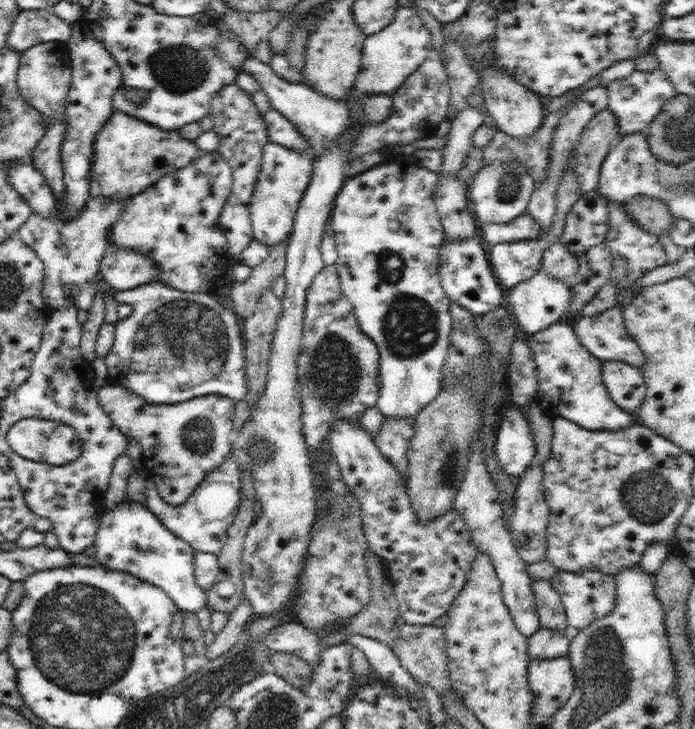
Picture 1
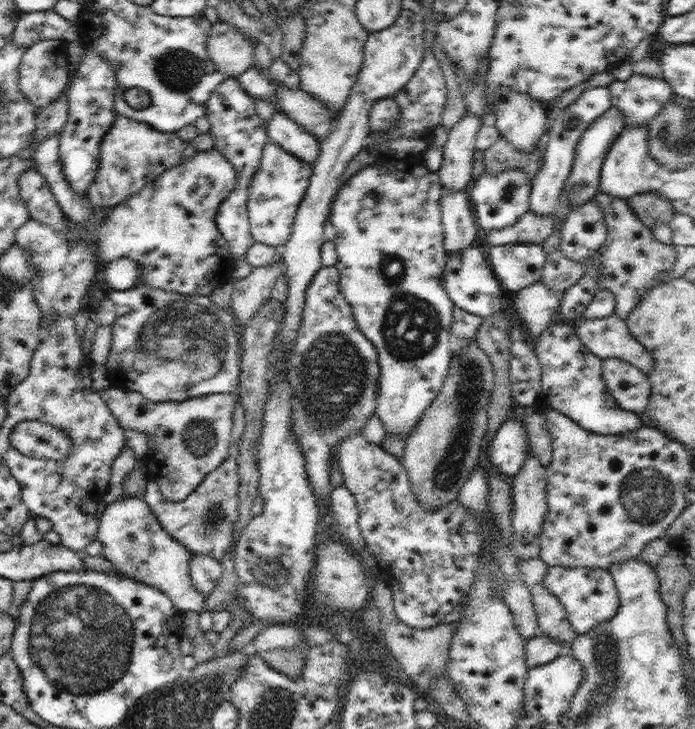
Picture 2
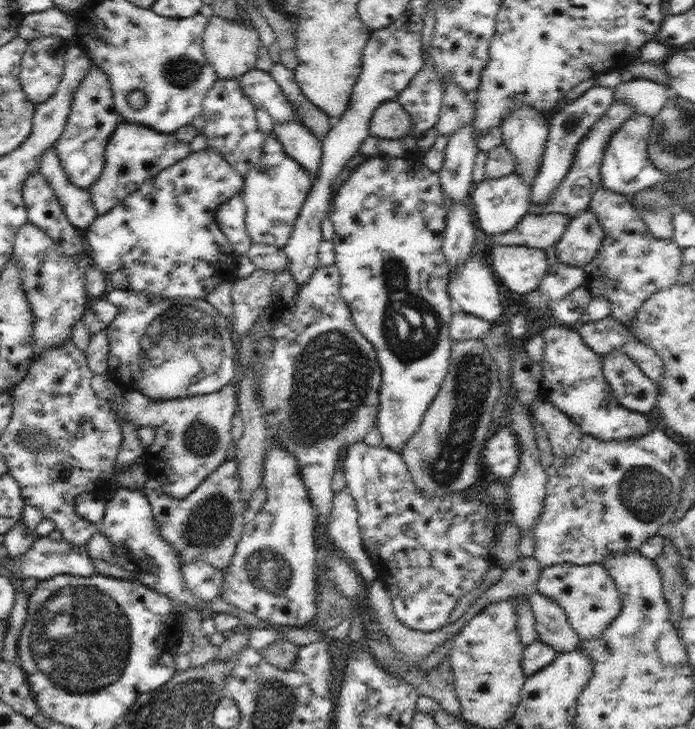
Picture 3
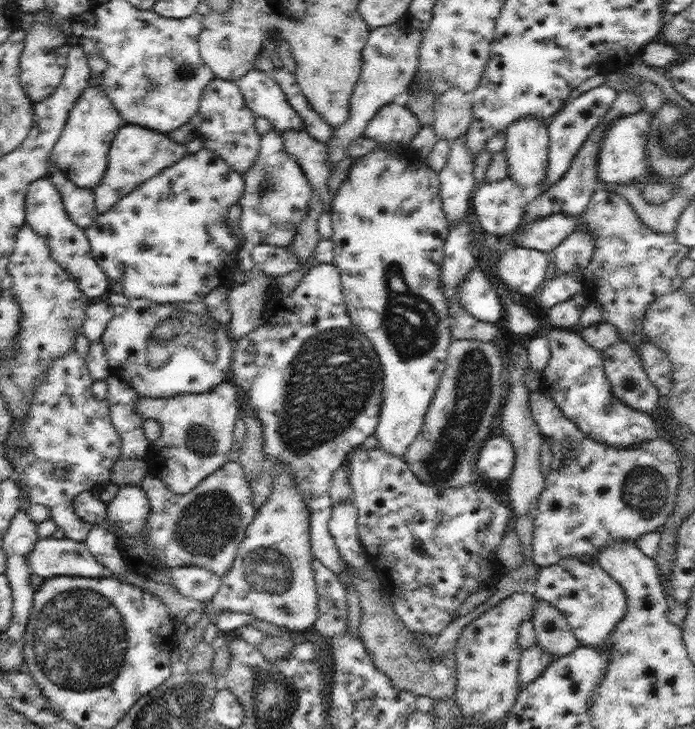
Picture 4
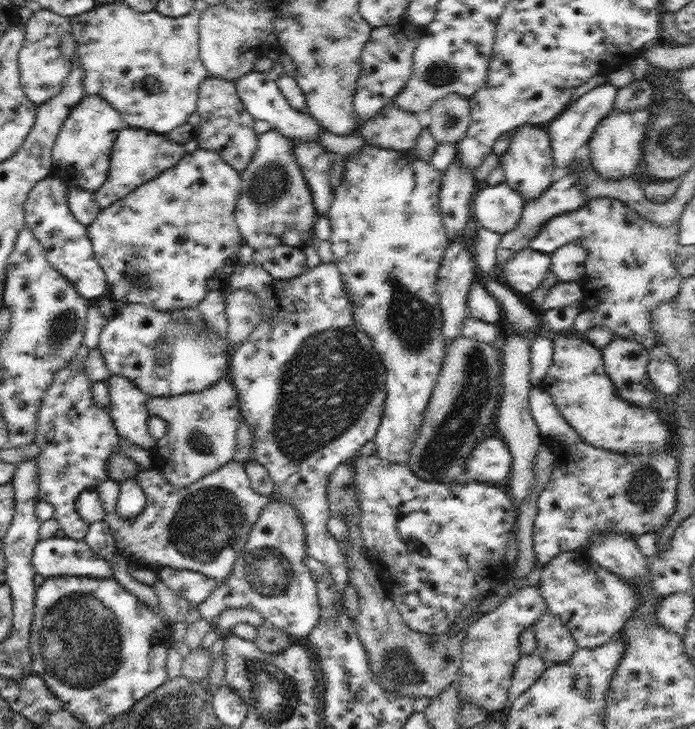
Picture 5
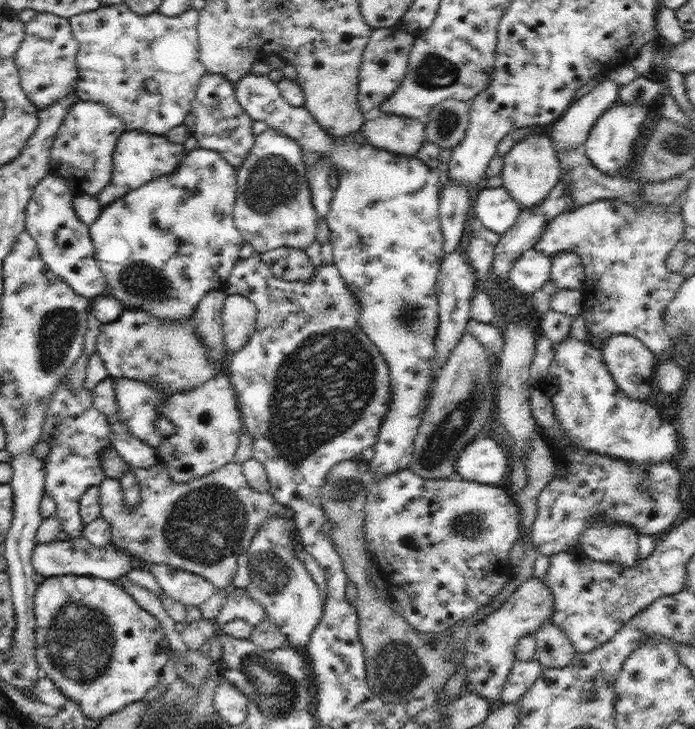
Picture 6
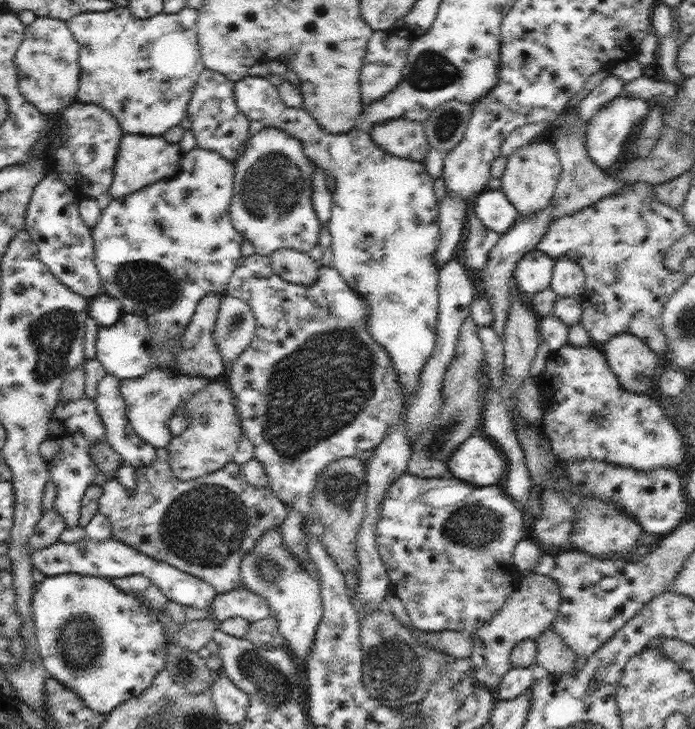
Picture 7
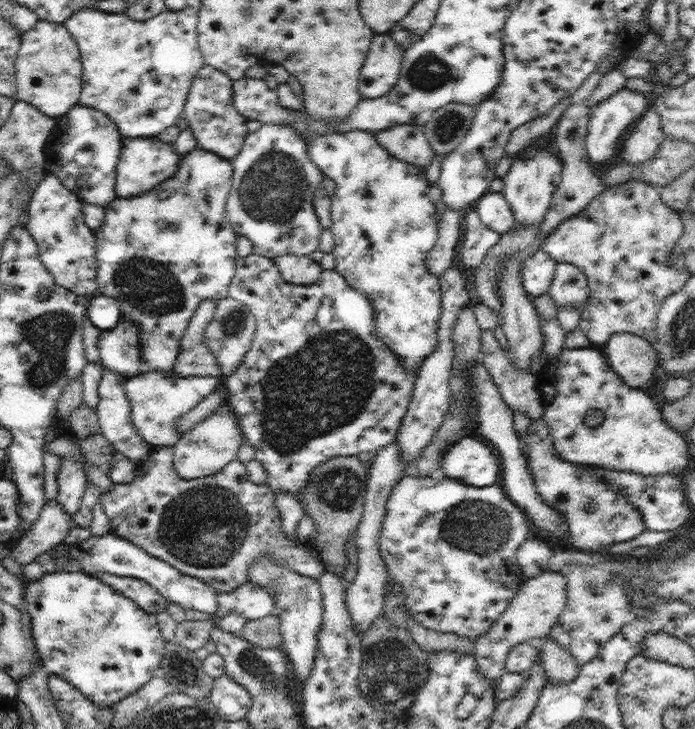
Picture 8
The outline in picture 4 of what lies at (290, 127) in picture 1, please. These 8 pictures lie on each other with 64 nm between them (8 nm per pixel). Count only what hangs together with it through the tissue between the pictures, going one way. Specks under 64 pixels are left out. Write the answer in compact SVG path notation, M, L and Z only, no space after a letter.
M288 129L281 132L284 146L289 156L301 167L310 184L314 196L320 197L326 211L331 208L333 195L328 188L328 179L332 168L328 165L328 146L309 136L308 131L302 129Z

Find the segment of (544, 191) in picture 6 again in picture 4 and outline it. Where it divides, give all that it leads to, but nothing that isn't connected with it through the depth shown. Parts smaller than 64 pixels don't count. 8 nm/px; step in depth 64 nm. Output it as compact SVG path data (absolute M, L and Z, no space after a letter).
M530 115L514 121L504 131L506 144L503 151L508 161L508 177L512 177L522 190L527 186L540 188L542 179L546 177L546 167L548 167L548 149L550 149L548 127L542 119Z

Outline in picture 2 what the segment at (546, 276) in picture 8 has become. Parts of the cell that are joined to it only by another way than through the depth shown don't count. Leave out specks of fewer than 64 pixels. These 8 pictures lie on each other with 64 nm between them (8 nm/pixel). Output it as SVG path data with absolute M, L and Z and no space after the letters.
M510 243L487 248L492 270L509 291L518 291L542 278L546 251L540 243Z

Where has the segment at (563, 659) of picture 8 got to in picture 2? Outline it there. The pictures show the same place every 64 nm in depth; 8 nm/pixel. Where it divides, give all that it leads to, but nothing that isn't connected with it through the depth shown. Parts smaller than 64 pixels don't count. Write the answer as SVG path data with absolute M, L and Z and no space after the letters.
M544 583L531 588L531 597L534 611L536 611L539 632L560 641L566 649L572 646L576 634L572 632L573 626L558 597L550 593Z

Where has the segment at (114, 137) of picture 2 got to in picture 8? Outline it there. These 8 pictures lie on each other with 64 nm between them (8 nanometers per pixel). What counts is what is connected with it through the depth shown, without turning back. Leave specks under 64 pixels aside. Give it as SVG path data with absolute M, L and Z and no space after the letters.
M128 137L121 148L116 167L116 197L134 197L160 185L178 170L180 157L174 144L156 137Z

